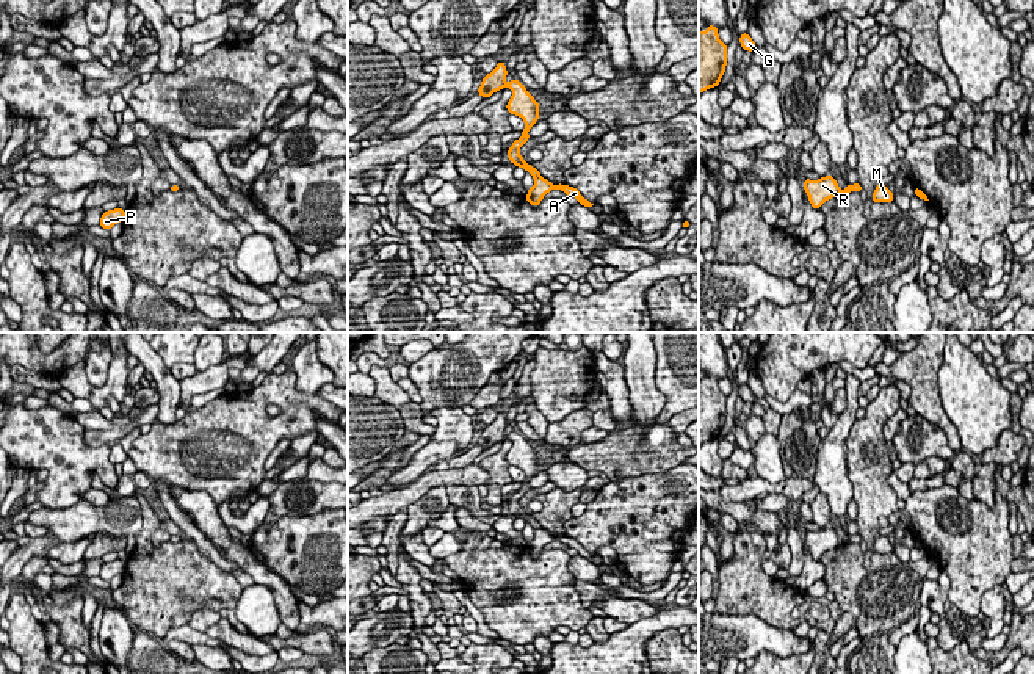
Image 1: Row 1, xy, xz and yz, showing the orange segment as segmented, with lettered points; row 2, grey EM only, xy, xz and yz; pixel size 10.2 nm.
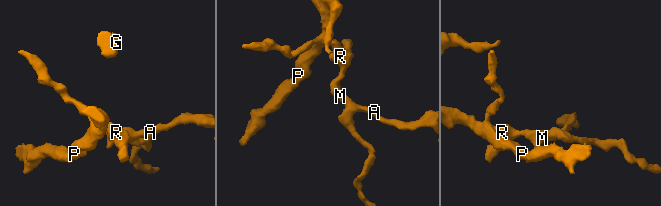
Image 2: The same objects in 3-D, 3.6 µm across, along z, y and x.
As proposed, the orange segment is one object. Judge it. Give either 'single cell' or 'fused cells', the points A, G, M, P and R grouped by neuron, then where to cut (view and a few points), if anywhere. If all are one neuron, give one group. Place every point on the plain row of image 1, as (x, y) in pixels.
single cell; groups A G M P R; cut none

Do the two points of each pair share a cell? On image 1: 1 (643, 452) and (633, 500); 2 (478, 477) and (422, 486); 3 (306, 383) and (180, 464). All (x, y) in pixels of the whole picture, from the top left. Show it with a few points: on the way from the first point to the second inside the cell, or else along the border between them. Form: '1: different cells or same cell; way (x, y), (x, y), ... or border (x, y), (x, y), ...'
1: different cells; border (665, 471), (610, 481)
2: same cell; way (464, 477), (436, 478)
3: different cells; border (292, 367), (296, 376), (296, 389), (315, 395)

